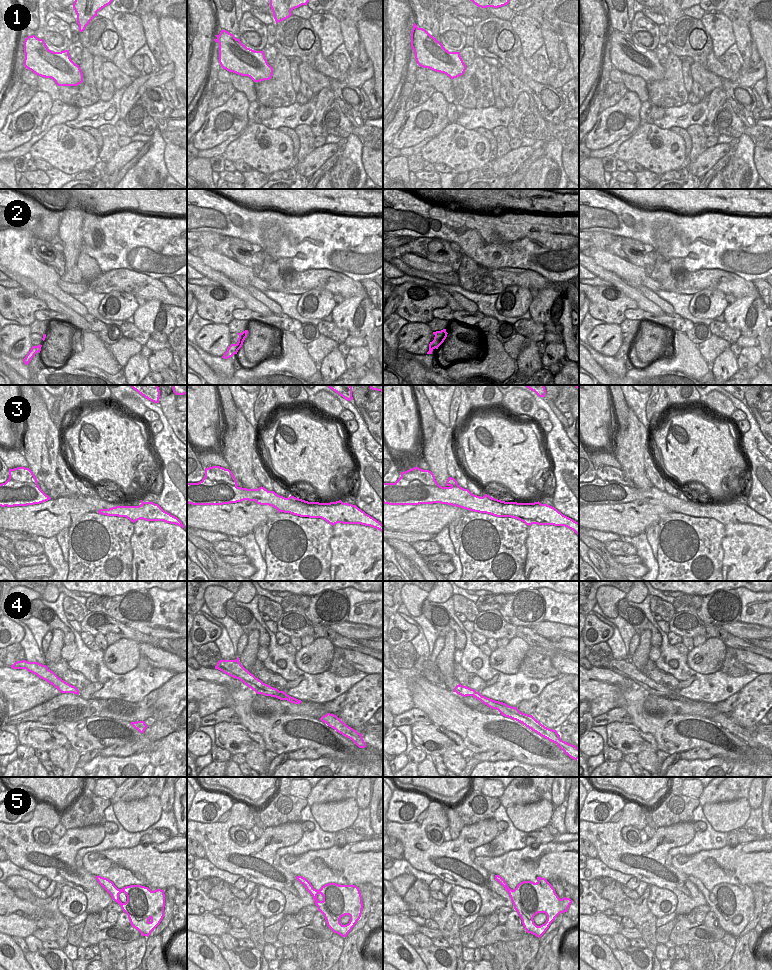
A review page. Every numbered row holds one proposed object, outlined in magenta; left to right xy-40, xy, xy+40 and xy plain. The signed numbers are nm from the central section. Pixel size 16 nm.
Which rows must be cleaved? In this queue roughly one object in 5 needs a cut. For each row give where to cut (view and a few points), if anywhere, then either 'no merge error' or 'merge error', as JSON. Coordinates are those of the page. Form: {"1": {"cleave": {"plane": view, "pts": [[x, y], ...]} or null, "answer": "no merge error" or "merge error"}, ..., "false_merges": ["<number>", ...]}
{"1": {"cleave": null, "answer": "no merge error"}, "2": {"cleave": null, "answer": "no merge error"}, "3": {"cleave": {"plane": "xy+40", "pts": [[400, 477], [419, 480], [427, 485], [441, 487]]}, "answer": "merge error"}, "4": {"cleave": null, "answer": "no merge error"}, "5": {"cleave": null, "answer": "no merge error"}, "false_merges": ["3"]}

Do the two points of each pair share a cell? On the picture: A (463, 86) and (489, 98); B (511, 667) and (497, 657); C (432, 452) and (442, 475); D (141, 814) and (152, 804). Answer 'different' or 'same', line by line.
A: same
B: same
C: same
D: same

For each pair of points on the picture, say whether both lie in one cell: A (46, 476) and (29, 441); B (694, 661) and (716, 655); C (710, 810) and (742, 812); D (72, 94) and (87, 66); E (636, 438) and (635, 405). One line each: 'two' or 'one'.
A: one
B: one
C: one
D: one
E: two

